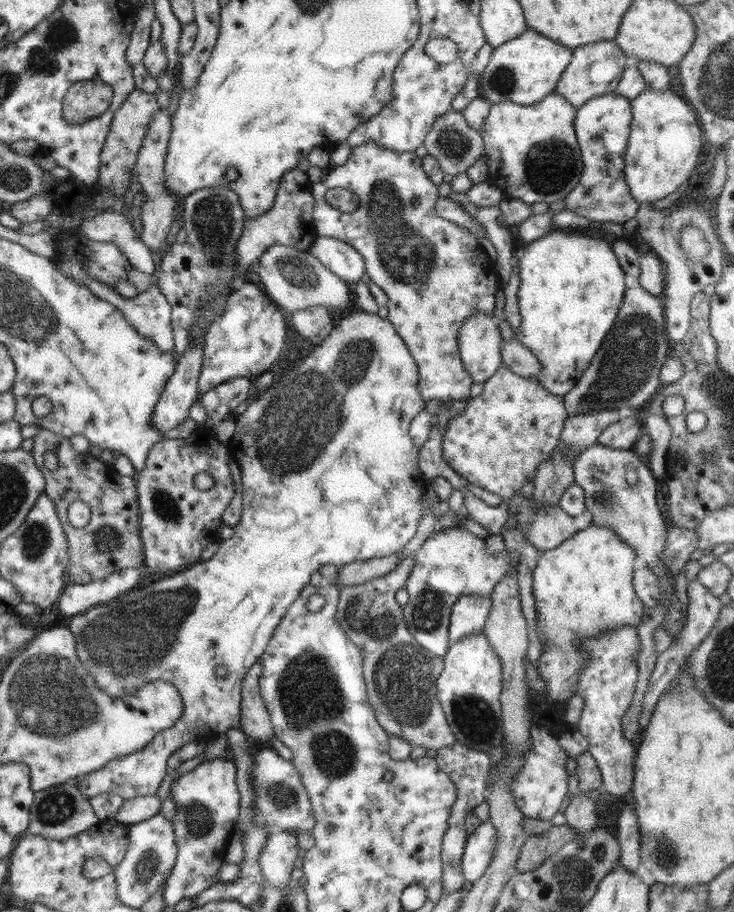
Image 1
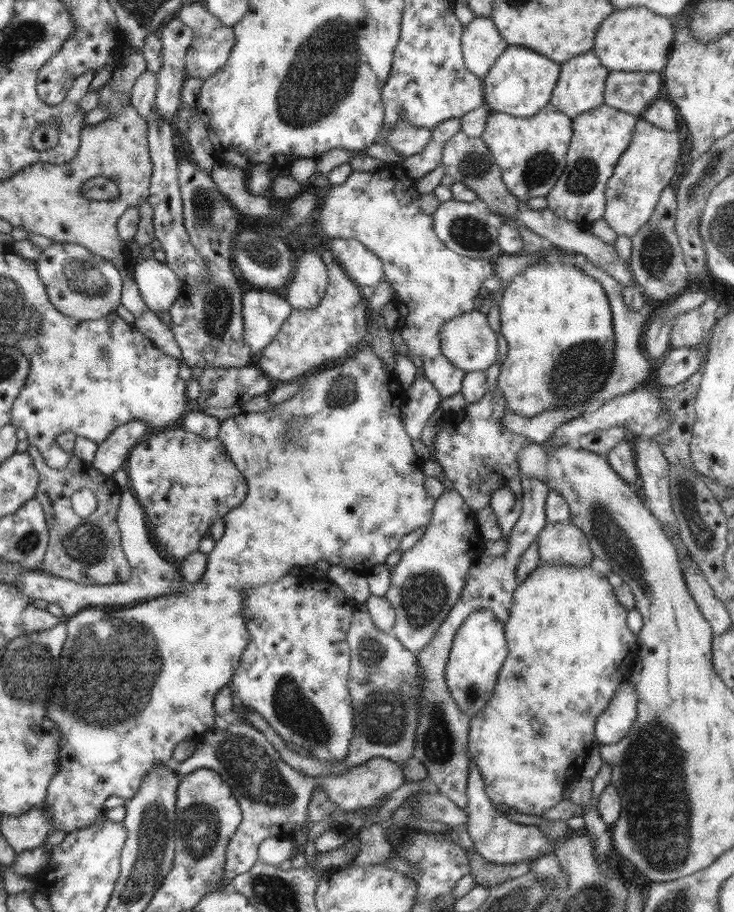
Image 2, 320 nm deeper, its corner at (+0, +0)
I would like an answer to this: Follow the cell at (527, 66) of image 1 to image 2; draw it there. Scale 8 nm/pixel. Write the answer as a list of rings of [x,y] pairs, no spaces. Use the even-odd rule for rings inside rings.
[[[508,46],[483,78],[484,104],[491,112],[502,112],[518,118],[534,116],[550,104],[560,76],[560,63],[522,46]]]

